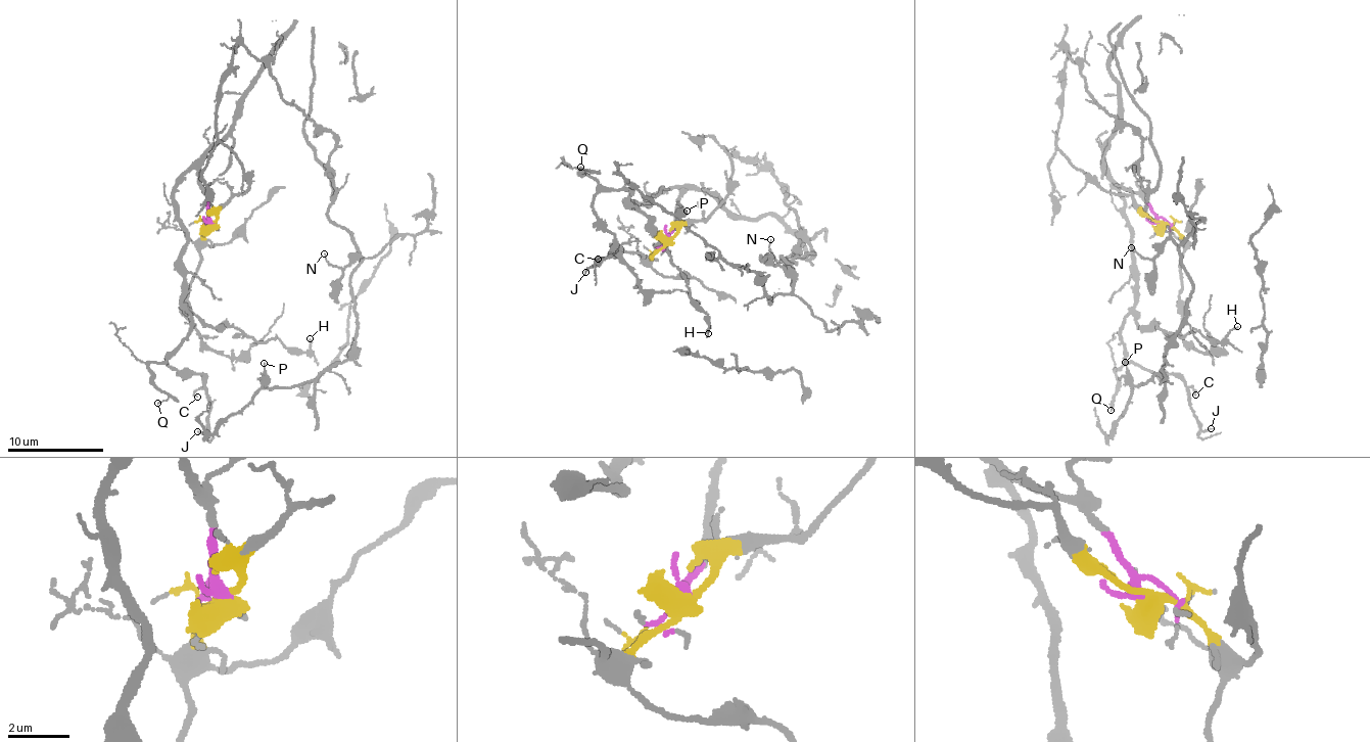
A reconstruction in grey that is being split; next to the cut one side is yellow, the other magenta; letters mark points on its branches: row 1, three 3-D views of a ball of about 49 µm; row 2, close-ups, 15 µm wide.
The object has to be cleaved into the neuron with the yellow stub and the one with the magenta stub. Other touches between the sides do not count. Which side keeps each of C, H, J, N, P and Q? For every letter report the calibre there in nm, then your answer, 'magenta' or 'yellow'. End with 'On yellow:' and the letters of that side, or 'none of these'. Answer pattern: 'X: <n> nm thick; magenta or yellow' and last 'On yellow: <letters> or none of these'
C: 140 nm thick; magenta
H: 130 nm thick; magenta
J: 140 nm thick; magenta
N: 90 nm thick; yellow
P: 110 nm thick; yellow
Q: 80 nm thick; magenta
On yellow: N, P

